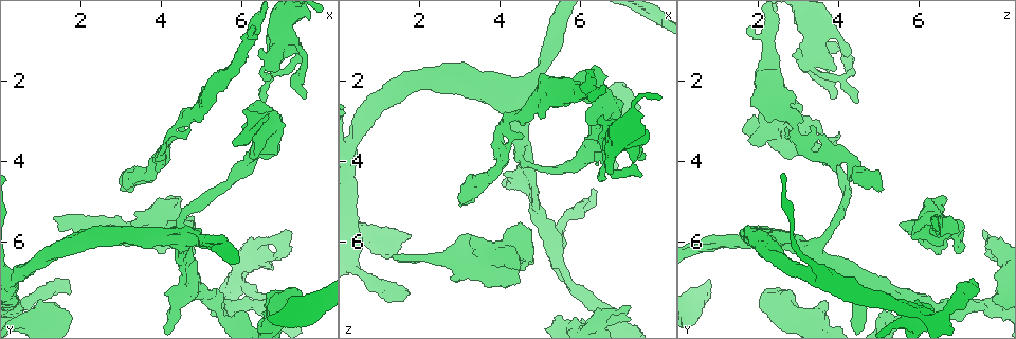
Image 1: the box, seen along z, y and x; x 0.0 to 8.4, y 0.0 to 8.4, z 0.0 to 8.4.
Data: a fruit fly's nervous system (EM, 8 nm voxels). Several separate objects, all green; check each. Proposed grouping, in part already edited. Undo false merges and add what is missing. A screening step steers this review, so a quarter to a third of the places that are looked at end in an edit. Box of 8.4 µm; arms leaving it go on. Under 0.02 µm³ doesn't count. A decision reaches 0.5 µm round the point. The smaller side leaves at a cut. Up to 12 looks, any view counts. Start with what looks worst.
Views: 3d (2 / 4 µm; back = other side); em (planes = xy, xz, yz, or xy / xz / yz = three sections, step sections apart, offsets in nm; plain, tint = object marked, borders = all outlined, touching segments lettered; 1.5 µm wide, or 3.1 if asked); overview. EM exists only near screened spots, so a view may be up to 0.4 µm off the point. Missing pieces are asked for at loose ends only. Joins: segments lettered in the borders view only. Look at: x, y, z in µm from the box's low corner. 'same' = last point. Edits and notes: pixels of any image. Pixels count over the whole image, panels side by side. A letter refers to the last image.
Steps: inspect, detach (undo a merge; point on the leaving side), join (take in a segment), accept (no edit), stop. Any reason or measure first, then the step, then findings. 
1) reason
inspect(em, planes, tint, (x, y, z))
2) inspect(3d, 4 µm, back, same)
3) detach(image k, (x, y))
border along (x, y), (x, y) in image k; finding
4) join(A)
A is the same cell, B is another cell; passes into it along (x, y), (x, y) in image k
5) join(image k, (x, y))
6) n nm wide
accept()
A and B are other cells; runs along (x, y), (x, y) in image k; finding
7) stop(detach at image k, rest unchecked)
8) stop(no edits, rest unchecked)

branch stops here
inspect(3d, 4 µm, (1.50, 5.80, 6.50))

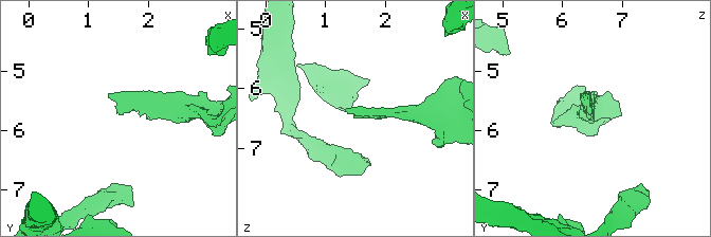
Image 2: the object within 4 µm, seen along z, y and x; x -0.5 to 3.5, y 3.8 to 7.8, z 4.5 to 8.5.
inspect(em, planes, borders, (1.50, 5.70, 6.50))

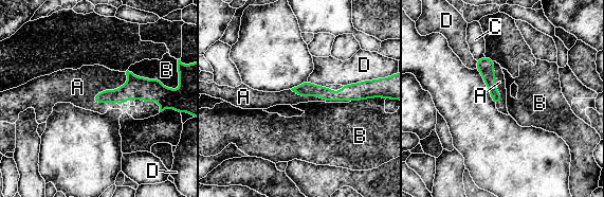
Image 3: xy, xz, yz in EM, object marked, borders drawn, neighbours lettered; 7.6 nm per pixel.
B touches over 340 nm
join(A)
A is the same cell, B, C and D are other cells; the neuron continues

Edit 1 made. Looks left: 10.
an open end
inspect(em, planes, tint, (4.10, 6.25, 7.00))

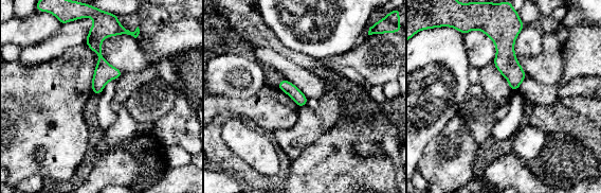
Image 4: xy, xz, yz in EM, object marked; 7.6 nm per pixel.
inspect(em, planes, borders, same)

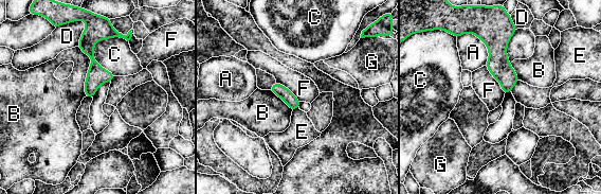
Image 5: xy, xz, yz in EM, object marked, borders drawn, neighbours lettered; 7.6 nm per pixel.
accept()
A, B, C, D, E, F and G are other cells; border along (485, 66), (499, 84), (504, 95) in image 5; no lettered segment goes on from it

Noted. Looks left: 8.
stops while still wide
inspect(em, yz, step 8, tint, (7.45, 7.20, 2.55))

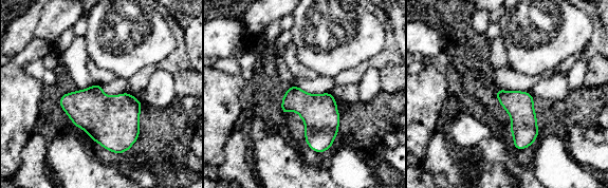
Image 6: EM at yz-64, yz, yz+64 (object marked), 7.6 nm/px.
cut it another way
inspect(em, planes, borders, same)

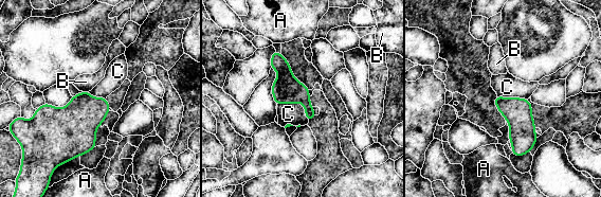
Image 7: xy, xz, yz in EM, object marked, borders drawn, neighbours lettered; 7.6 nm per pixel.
accept()
A, B and C are other cells; none of them fits

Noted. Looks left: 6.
abrupt turn
inspect(em, planes, borders, (4.05, 3.90, 4.10))

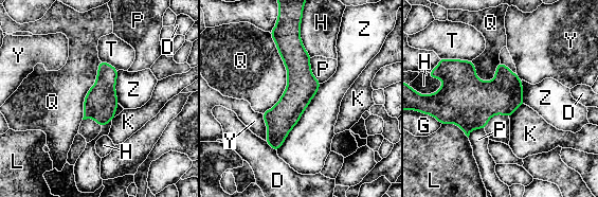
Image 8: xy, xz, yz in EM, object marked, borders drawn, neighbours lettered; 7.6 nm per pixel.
accept()
D, G, H, K, L, P, Q, T, Y and Z are other cells; border along (321, 84), (298, 122), (276, 150) in image 8; one neuron here

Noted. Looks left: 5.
abrupt turn
inspect(em, xz, step 8, tint, (4.55, 6.10, 3.45))

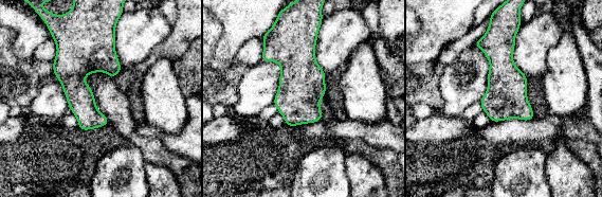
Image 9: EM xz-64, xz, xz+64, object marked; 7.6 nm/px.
cut it another way
inspect(em, planes, borders, same)

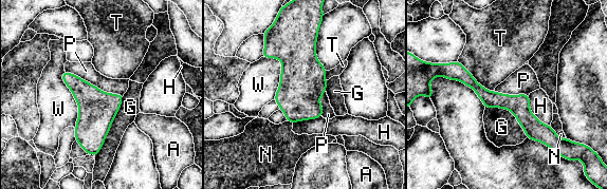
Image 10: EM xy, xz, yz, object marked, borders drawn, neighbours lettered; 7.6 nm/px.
accept()
A, G, H, N, P, T and W are other cells; runs along (449, 76), (511, 102), (553, 135) in image 10; continuous, no second neuron

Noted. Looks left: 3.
stop(join at image 3, rest unchecked)

